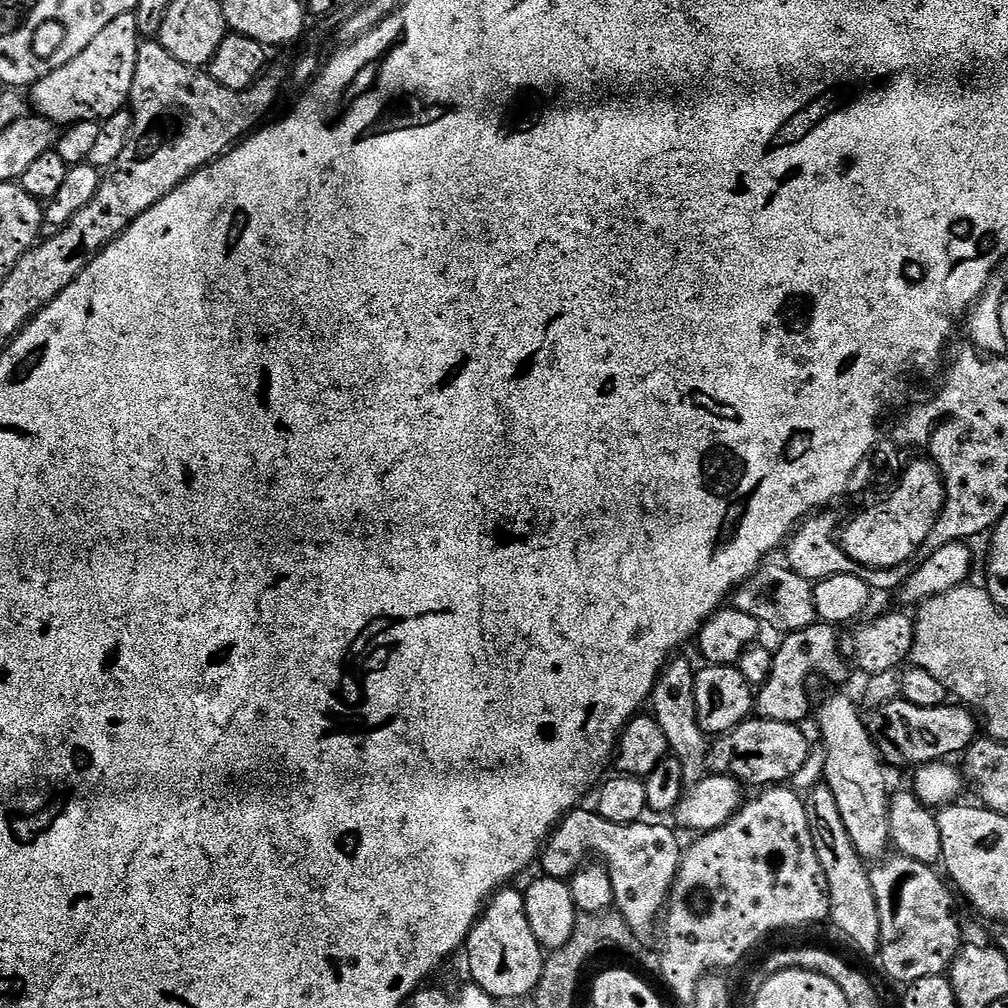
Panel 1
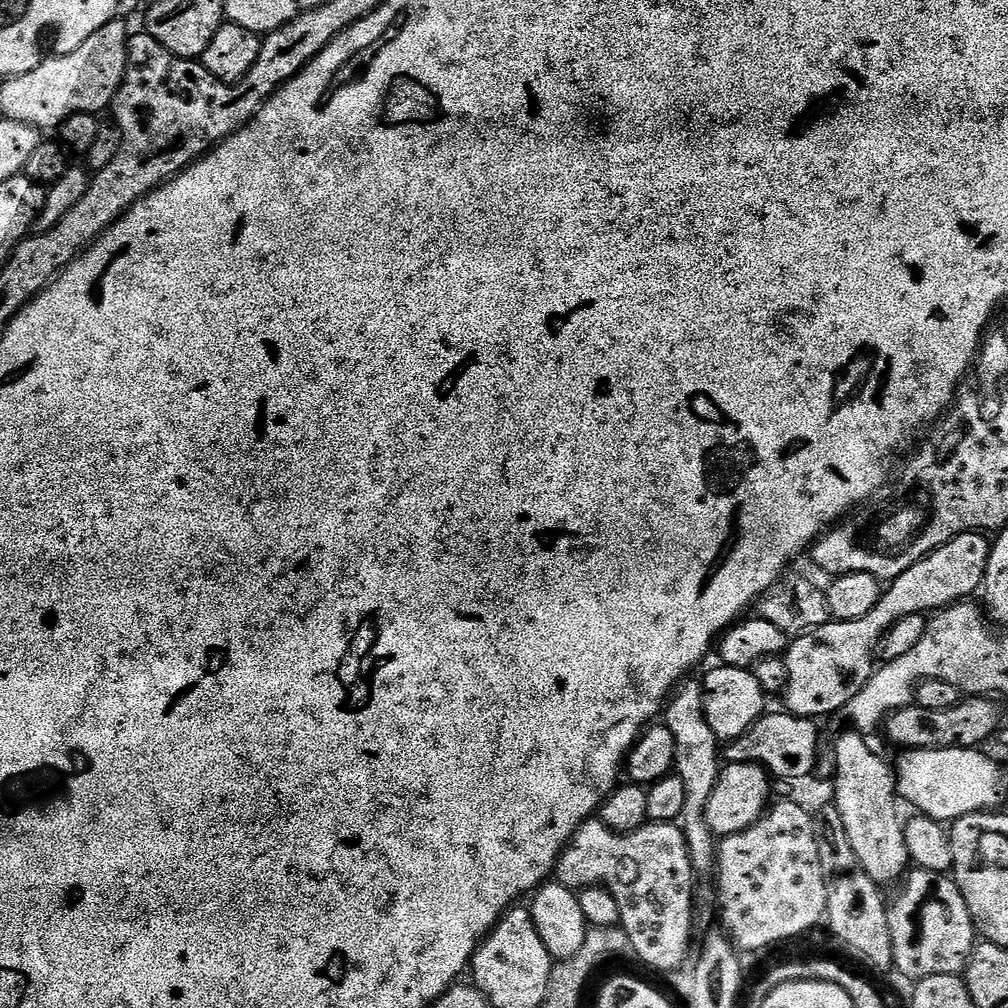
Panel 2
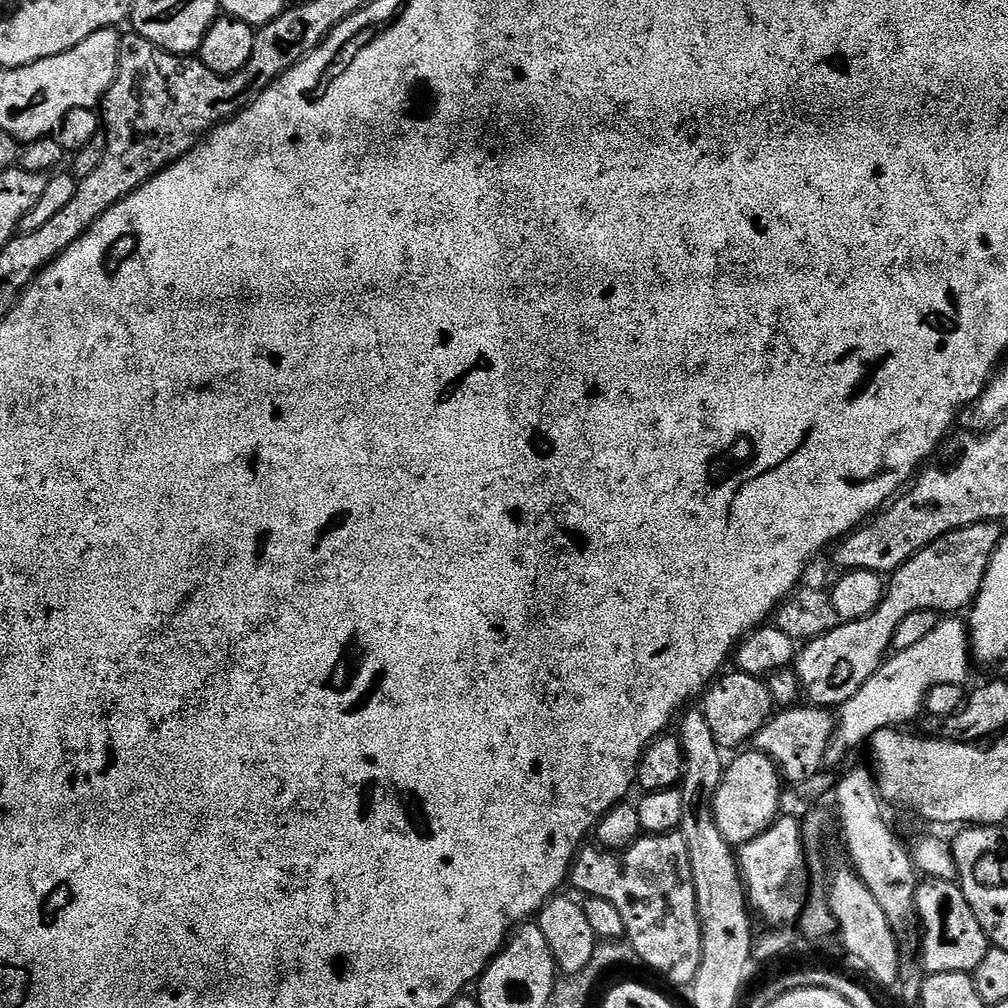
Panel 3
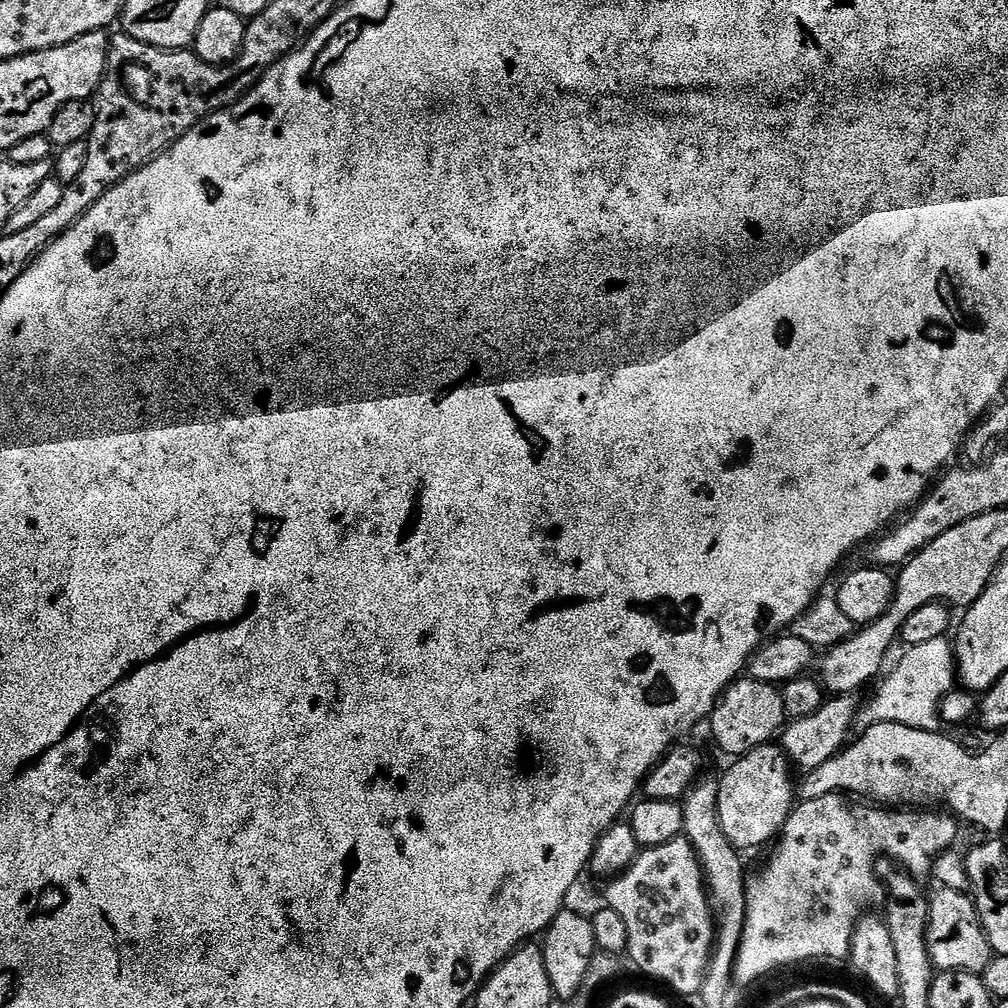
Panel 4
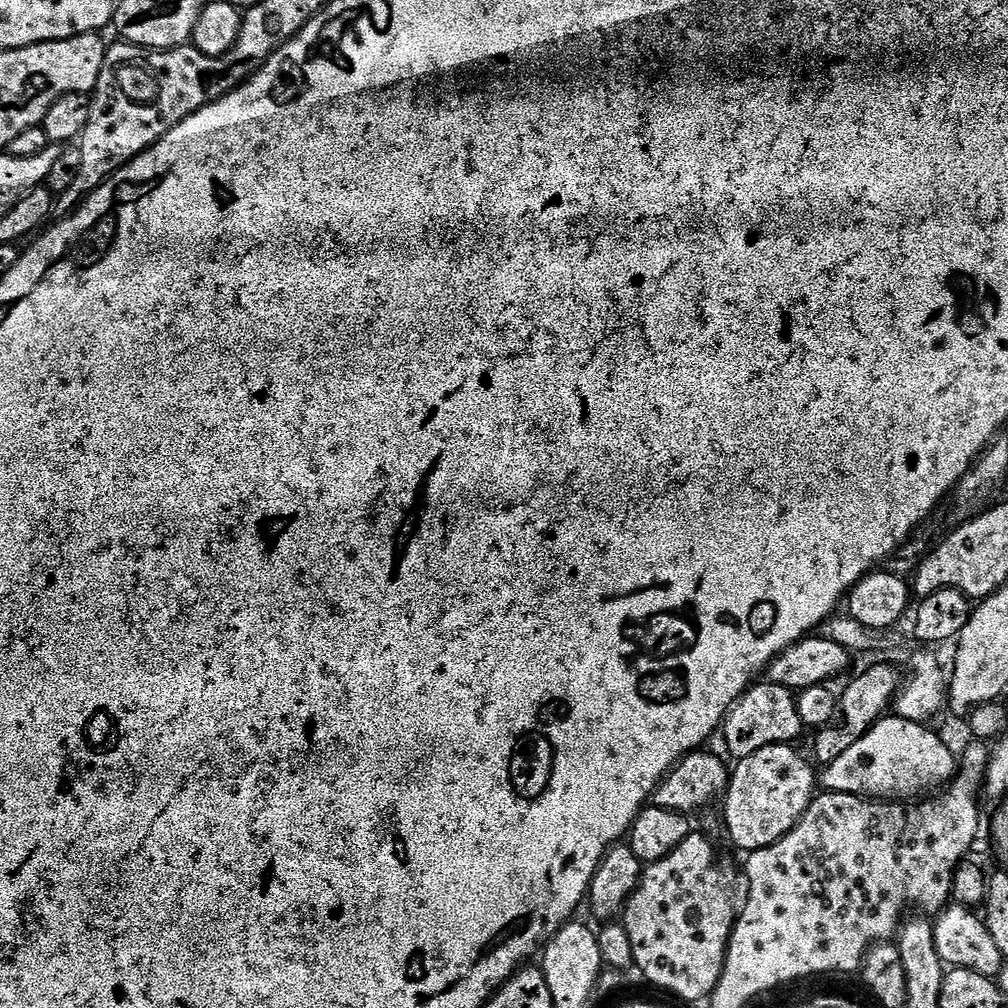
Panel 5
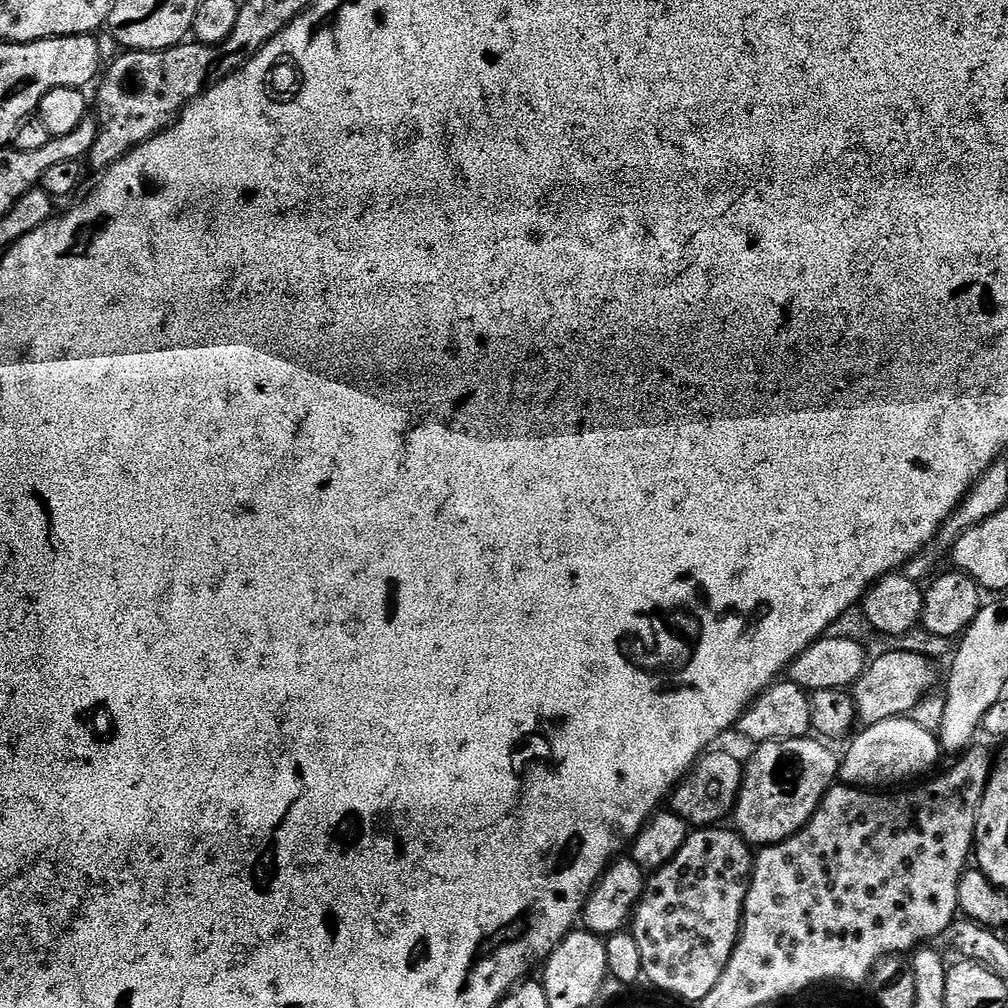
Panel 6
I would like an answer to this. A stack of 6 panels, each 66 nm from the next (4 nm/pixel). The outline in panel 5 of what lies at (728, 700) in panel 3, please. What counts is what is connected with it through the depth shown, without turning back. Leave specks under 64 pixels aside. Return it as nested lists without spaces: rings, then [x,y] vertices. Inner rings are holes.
[[[767,682],[753,683],[747,688],[725,714],[722,725],[727,755],[736,760],[745,760],[750,754],[771,744],[792,744],[806,732],[802,718],[798,718],[797,693],[786,686]]]

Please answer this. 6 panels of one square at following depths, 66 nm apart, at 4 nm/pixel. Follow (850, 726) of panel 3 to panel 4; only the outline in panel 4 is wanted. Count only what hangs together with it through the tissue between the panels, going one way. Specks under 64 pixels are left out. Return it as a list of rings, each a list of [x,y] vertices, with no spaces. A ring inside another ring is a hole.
[[[933,638],[931,642],[911,645],[907,651],[908,653],[897,662],[896,669],[888,677],[885,675],[875,685],[876,693],[869,698],[868,704],[866,700],[857,712],[854,725],[857,733],[865,732],[875,724],[886,722],[894,722],[927,732],[937,731],[940,700],[946,693],[953,691],[958,684],[953,641],[948,638]]]

